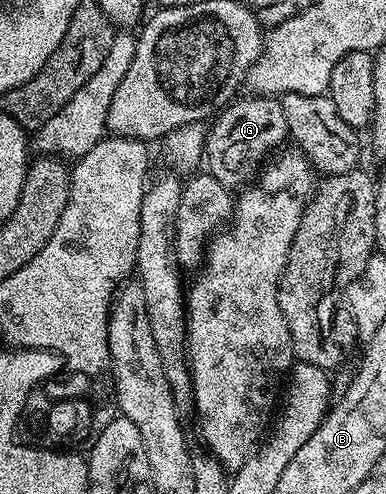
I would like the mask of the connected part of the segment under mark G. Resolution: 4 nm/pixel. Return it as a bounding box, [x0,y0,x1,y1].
[205,95,288,187]

